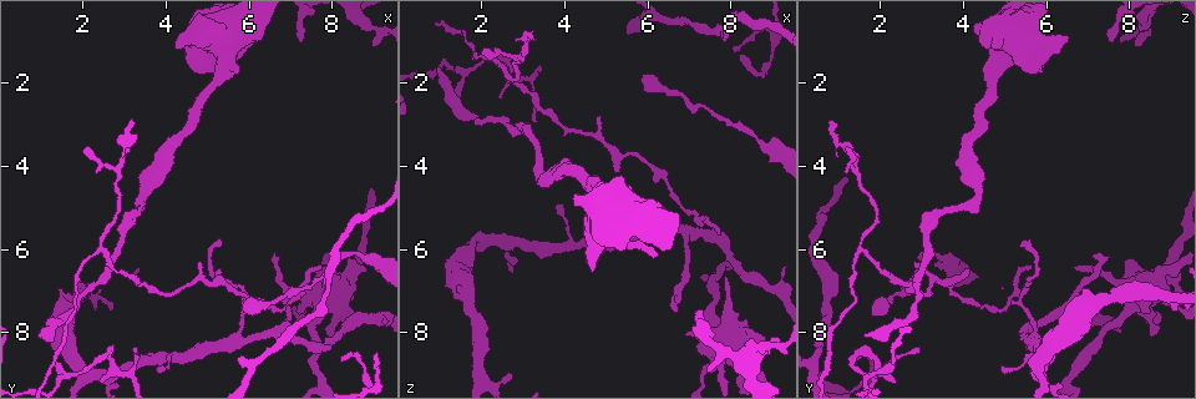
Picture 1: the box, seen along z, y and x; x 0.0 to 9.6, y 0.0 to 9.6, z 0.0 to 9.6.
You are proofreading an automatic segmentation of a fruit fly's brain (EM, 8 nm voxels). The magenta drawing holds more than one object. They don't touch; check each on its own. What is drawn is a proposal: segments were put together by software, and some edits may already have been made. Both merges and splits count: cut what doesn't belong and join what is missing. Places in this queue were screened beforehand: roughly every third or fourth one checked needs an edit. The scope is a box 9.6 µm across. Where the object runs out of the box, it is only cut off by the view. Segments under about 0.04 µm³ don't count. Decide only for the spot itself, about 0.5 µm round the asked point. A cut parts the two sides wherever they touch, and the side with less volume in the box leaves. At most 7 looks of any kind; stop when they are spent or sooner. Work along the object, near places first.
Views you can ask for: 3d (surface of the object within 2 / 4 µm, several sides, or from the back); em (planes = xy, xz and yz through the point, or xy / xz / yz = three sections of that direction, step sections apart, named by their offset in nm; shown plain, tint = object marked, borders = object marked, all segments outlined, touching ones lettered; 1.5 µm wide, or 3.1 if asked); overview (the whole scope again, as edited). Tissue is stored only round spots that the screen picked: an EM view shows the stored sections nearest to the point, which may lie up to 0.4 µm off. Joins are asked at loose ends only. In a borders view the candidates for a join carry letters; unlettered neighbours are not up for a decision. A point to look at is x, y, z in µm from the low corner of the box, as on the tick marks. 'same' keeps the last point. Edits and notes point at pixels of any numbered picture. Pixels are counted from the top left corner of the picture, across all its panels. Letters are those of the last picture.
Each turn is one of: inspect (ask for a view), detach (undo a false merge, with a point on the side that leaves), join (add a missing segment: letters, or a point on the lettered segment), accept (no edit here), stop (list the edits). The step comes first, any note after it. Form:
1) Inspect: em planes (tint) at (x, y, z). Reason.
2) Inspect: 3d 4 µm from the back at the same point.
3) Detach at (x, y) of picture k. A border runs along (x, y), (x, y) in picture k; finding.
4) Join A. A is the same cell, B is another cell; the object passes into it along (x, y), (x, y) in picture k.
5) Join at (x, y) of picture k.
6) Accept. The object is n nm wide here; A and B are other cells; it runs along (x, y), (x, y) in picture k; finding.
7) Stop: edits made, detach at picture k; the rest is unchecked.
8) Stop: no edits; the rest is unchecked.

Inspect: em planes (borders) at (3.45, 4.85, 4.35).

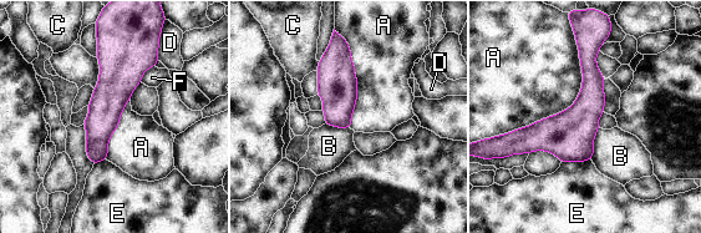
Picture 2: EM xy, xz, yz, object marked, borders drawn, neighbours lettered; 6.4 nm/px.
Accept. A, B, C, D, E and F are other cells; it runs along (103, 45), (108, 101), (95, 160) in picture 2; all the same neuron.

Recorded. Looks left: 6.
Inspect: 3d 2 µm at (2.65, 8.60, 1.80). A narrow waist.

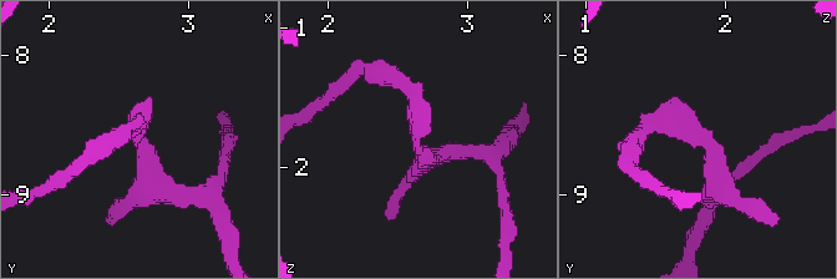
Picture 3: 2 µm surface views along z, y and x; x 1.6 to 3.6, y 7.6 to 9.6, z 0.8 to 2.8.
Inspect: em planes (tint) at (2.66, 8.60, 1.84). Shape alone is not enough.

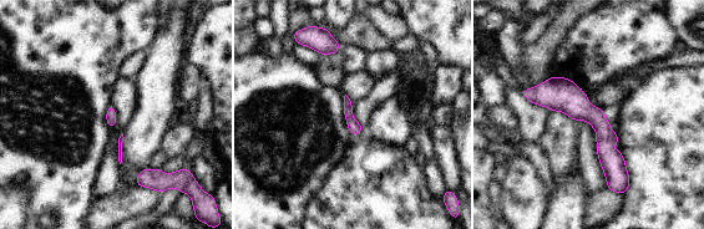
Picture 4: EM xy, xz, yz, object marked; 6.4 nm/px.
Inspect: em planes (borders) at the same point.

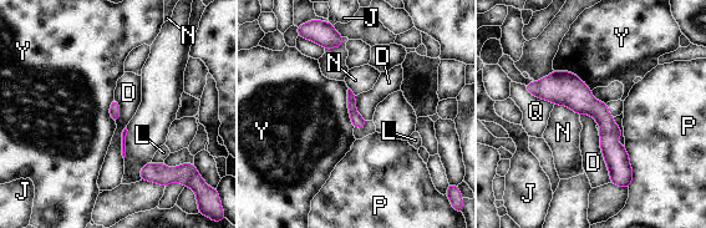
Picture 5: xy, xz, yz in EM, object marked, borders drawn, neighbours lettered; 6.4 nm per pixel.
Accept. D, J, L, N, P, Q and Y are other cells; a border runs along (598, 131), (602, 156), (610, 182) in picture 5; all the same neuron.

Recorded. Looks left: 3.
Inspect: em planes (plain) at (0.95, 8.15, 1.70). An open end.

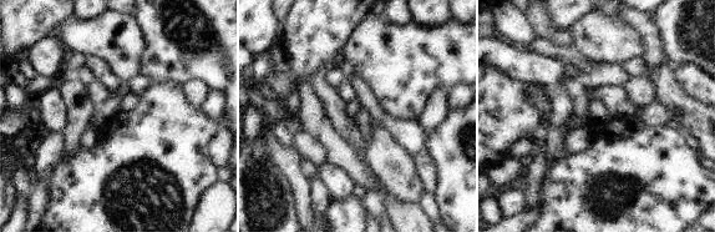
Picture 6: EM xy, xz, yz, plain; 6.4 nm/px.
Inspect: em planes (borders) at the same point.

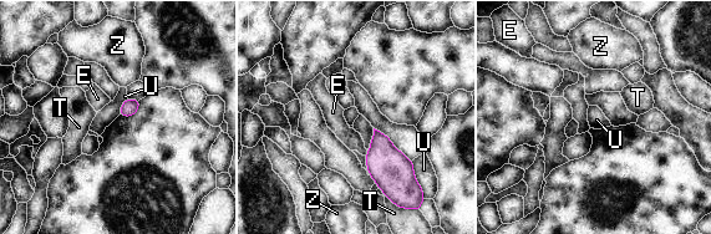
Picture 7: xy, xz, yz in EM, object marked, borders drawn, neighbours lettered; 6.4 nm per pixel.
Accept. The longest contact is with U, 160 nm; E, T, U and Z are other cells; no lettered segment goes on from it.

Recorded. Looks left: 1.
Stop: no edits; the rest is unchecked.

